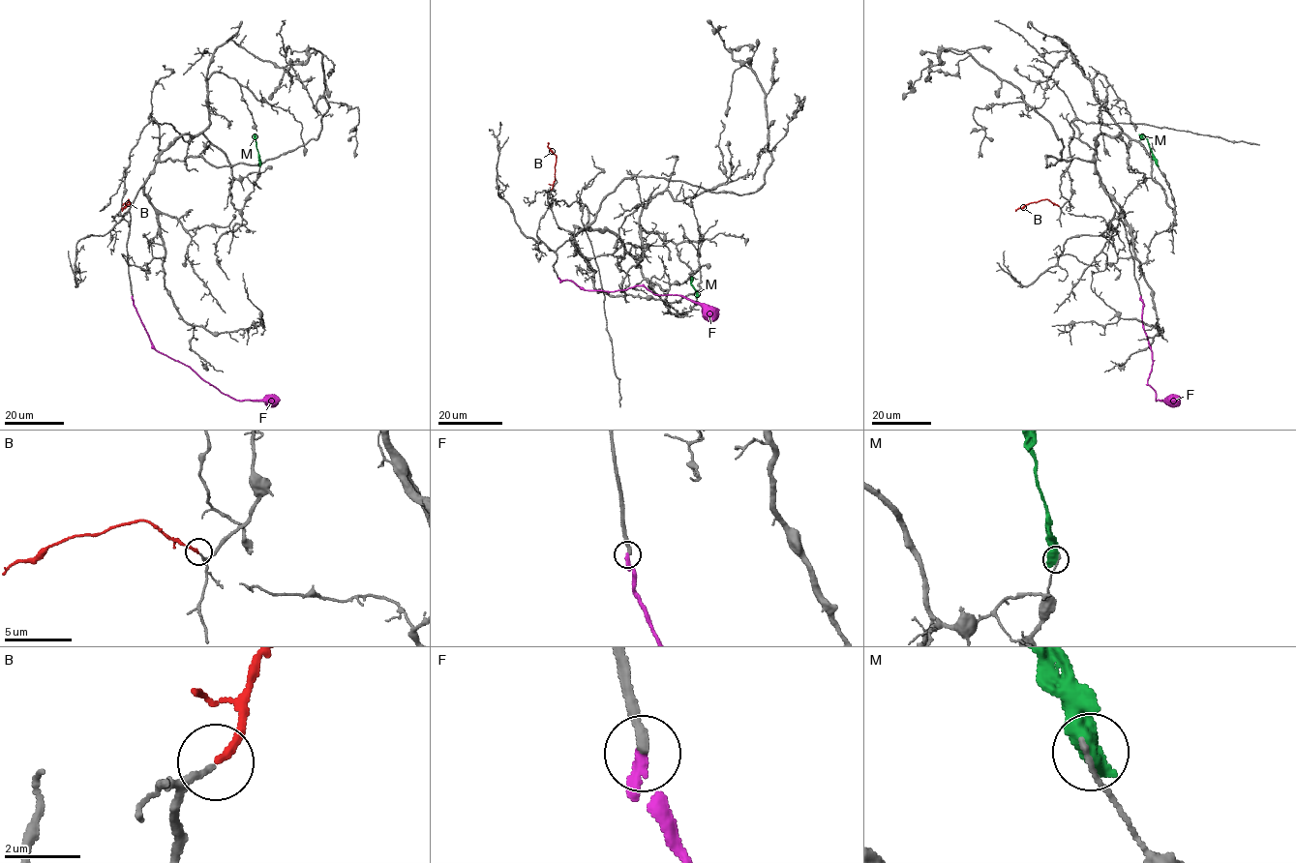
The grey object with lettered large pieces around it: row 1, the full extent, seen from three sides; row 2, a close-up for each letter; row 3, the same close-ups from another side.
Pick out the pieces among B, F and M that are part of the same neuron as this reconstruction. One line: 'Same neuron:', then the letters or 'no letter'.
Same neuron: B

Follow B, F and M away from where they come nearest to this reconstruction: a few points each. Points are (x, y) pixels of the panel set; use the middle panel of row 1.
B: (550, 190), (555, 178), (556, 155), (548, 142)
F: (558, 278), (570, 280), (585, 290), (643, 286), (656, 294), (682, 295), (709, 306), (717, 318)
M: (698, 296), (690, 281), (692, 278)

